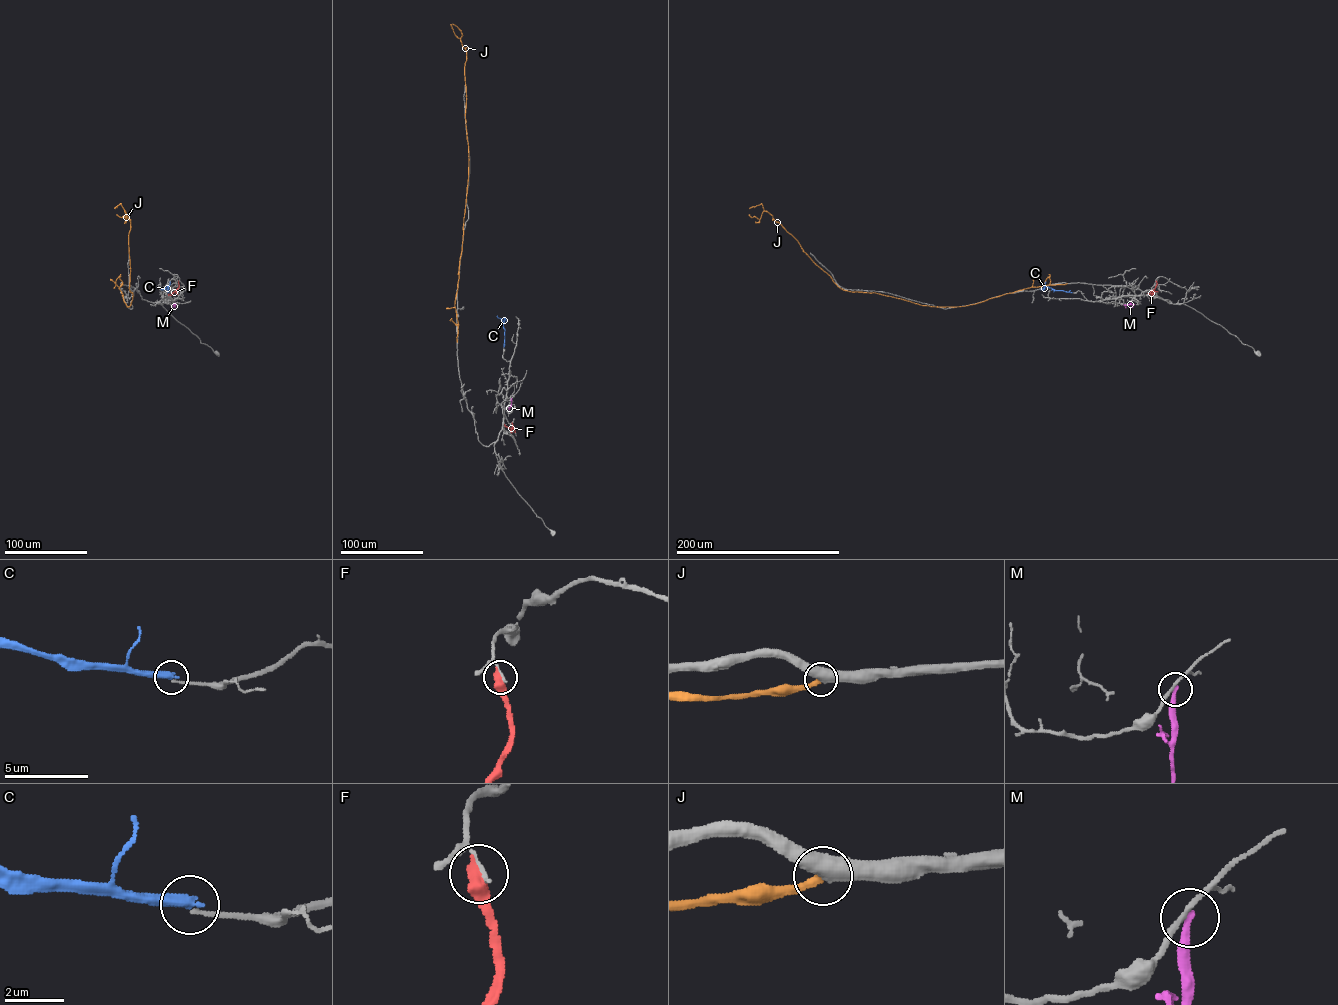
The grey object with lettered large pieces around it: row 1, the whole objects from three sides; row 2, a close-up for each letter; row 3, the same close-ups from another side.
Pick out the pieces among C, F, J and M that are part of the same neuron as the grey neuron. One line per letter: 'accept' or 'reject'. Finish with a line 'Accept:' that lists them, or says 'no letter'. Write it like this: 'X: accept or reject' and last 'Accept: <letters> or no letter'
C: reject
F: reject
J: reject
M: reject
Accept: no letter

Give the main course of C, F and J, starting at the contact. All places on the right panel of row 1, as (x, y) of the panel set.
C: (1071, 292), (1047, 287), (1040, 289)
F: (1156, 281), (1152, 294), (1149, 295)
J: (1066, 283), (956, 307), (851, 292), (839, 287), (768, 212), (759, 219), (749, 215)

